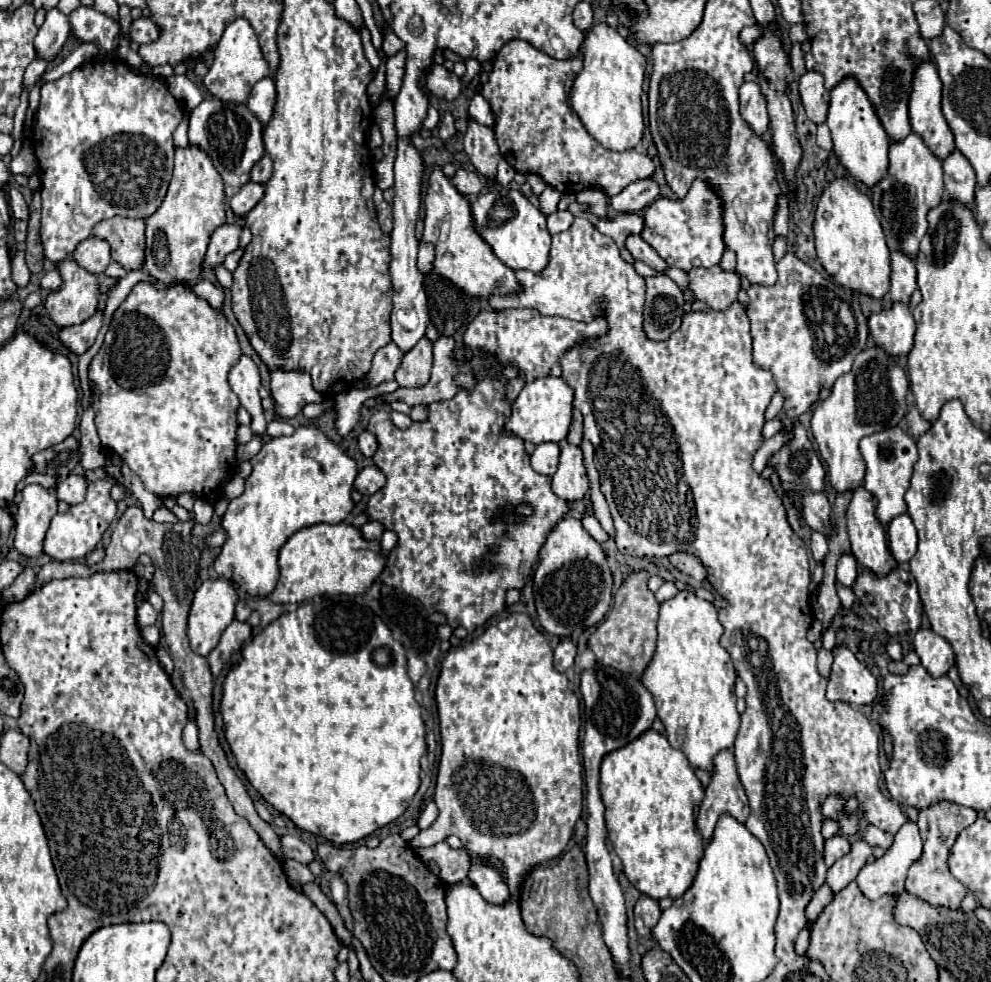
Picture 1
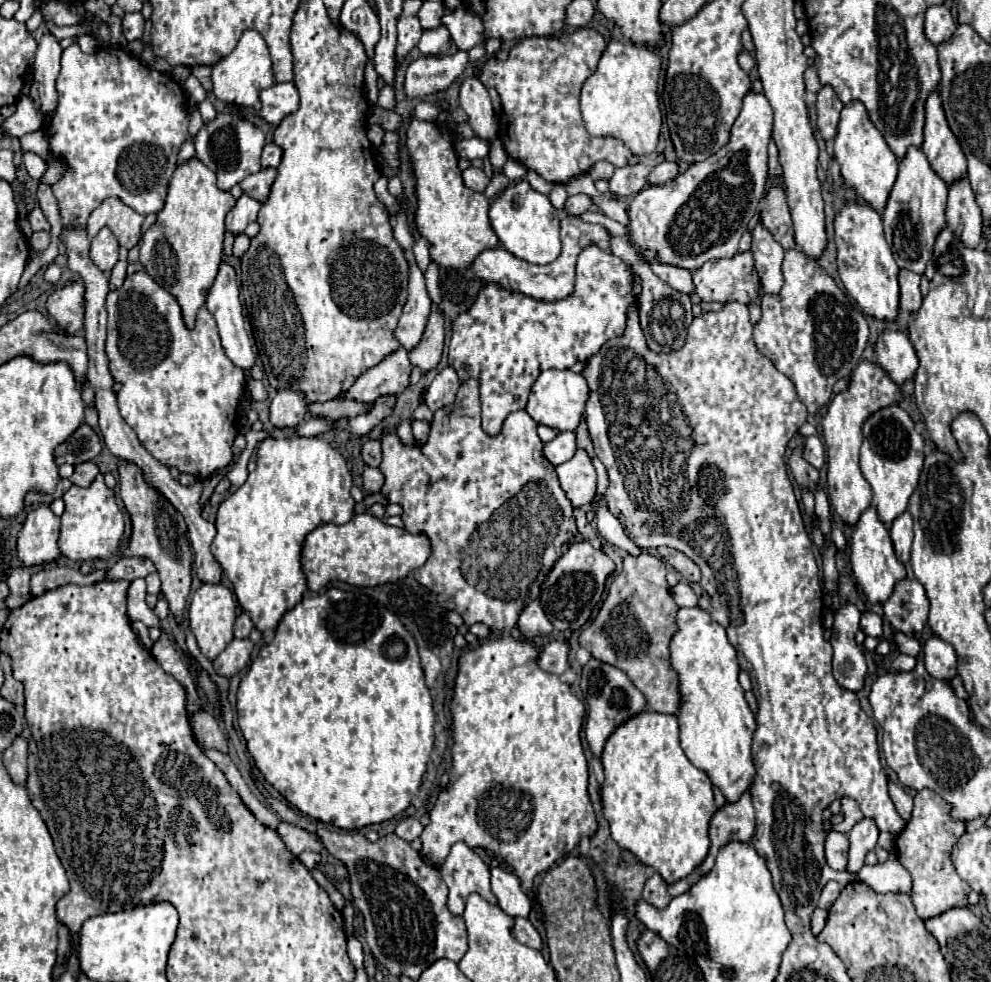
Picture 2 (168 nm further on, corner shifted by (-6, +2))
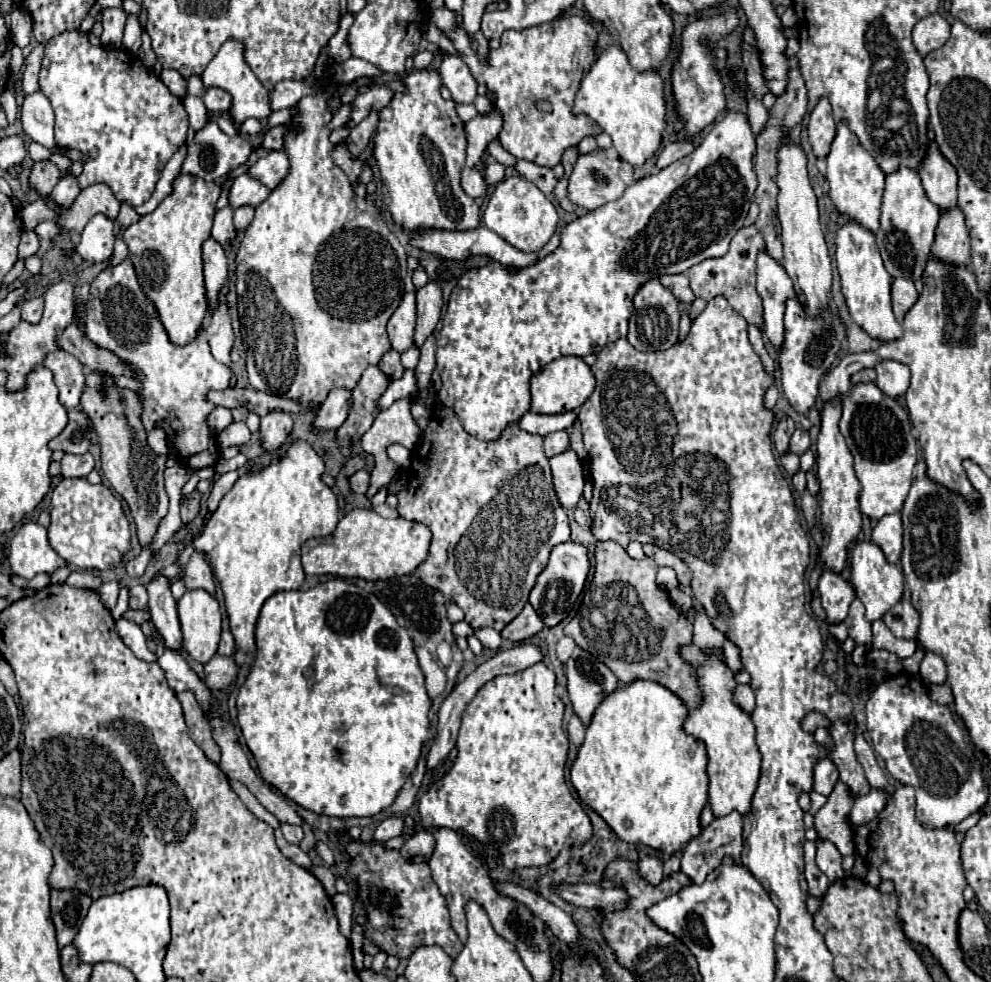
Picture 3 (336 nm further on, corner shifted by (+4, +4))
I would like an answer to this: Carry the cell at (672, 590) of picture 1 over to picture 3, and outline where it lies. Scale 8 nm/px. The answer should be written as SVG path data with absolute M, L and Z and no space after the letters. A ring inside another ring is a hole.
M673 588L673 590L669 592L669 596L671 596L671 600L673 600L683 612L689 612L689 610L691 610L691 594L683 592L681 588Z

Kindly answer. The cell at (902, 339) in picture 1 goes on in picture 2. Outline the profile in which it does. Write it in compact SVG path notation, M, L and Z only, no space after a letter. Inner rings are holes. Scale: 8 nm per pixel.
M907 330L881 332L875 344L875 360L897 384L913 378L919 366L917 352L909 340Z

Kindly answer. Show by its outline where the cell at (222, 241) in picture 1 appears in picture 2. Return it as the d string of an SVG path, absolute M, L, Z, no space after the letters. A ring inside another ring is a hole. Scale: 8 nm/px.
M241 196L235 204L235 208L227 214L227 220L225 220L225 230L233 236L239 236L243 234L243 230L247 228L249 222L255 222L257 220L257 212L261 208L261 202L249 198L249 196Z

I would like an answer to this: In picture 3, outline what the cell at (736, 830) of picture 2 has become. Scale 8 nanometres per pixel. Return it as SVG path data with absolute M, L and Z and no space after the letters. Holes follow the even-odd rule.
M731 812L723 818L715 818L707 828L701 830L699 838L691 838L691 842L687 842L687 846L681 852L681 872L687 874L689 878L693 878L695 884L703 884L707 874L711 874L725 856L733 858L735 864L741 862L741 848L743 848L743 816L739 812Z

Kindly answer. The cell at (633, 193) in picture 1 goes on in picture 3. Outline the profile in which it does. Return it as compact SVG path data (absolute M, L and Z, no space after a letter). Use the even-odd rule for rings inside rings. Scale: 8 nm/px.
M689 138L677 140L677 142L673 142L673 144L669 144L669 146L665 146L665 148L661 150L661 154L659 154L659 158L657 158L657 168L665 168L665 166L669 166L671 162L681 160L683 156L691 154L693 150L695 150L693 140L689 140Z

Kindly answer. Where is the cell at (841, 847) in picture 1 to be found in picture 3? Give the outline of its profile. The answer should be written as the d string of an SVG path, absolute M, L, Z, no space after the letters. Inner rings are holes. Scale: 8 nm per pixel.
M817 840L817 866L831 882L845 876L845 872L841 868L841 854L831 842Z

